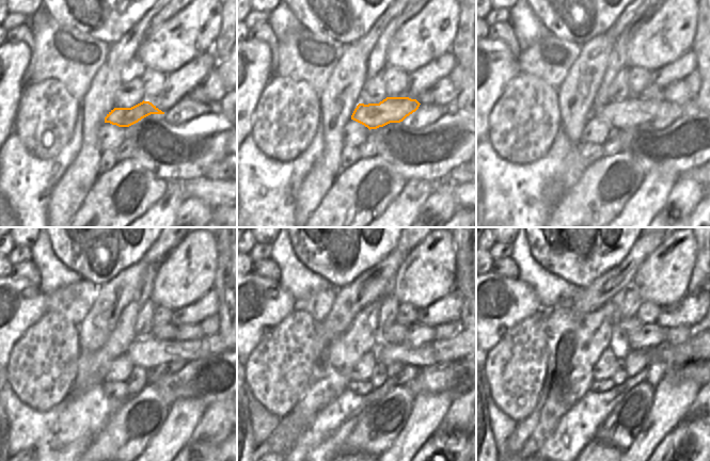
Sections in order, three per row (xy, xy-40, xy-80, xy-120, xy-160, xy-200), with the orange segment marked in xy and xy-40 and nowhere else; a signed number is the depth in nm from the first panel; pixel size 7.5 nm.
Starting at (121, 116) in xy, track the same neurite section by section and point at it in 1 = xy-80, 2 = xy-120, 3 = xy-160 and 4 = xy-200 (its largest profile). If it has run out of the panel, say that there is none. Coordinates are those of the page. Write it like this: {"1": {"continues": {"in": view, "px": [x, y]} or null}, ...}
{"1": {"continues": {"in": "xy-80", "px": [630, 112]}}, "2": {"continues": {"in": "xy-120", "px": [150, 352]}}, "3": {"continues": {"in": "xy-160", "px": [453, 349]}}, "4": {"continues": {"in": "xy-200", "px": [692, 350]}}}

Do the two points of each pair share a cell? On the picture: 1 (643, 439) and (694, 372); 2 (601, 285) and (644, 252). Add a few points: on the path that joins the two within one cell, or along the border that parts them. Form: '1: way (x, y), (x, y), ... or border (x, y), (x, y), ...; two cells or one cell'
1: way (659, 423), (666, 414), (678, 388); one cell
2: way (612, 282), (633, 263); one cell

